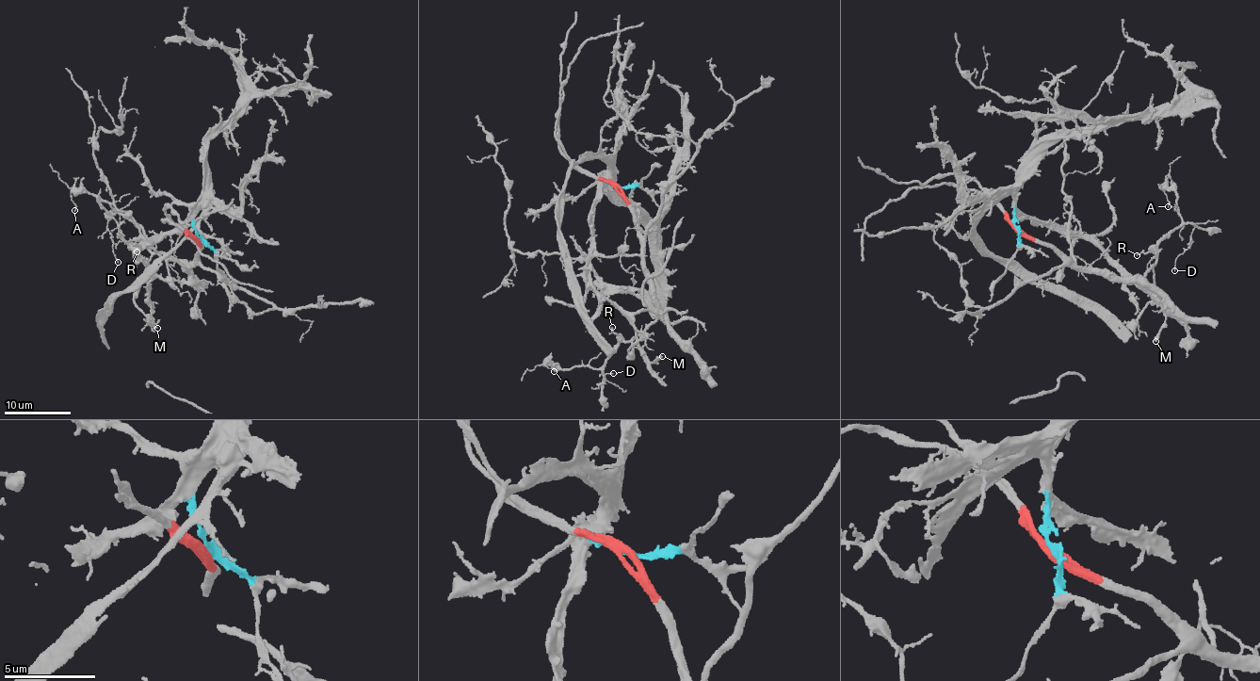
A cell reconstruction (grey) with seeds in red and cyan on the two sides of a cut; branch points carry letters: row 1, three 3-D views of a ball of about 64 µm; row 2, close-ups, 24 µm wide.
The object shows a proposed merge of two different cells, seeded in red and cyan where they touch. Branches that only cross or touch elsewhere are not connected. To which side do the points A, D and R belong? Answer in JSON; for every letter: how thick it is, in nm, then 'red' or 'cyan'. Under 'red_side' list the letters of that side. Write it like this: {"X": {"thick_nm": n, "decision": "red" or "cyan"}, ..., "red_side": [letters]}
{"A": {"thick_nm": 110, "decision": "red"}, "D": {"thick_nm": 80, "decision": "red"}, "R": {"thick_nm": 70, "decision": "red"}, "red_side": ["A", "D", "R"]}

